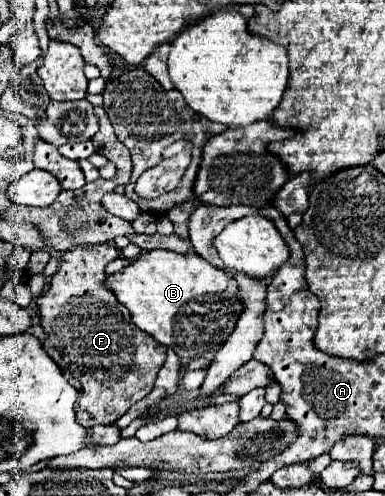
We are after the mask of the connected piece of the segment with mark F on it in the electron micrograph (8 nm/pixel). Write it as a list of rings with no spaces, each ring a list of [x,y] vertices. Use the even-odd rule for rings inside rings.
[[[113,244],[77,246],[65,252],[49,292],[37,300],[41,326],[51,346],[59,350],[73,376],[81,382],[77,422],[85,428],[113,424],[135,402],[145,398],[165,362],[165,348],[131,322],[129,310],[105,286],[105,266],[115,258],[119,258],[119,250]]]

